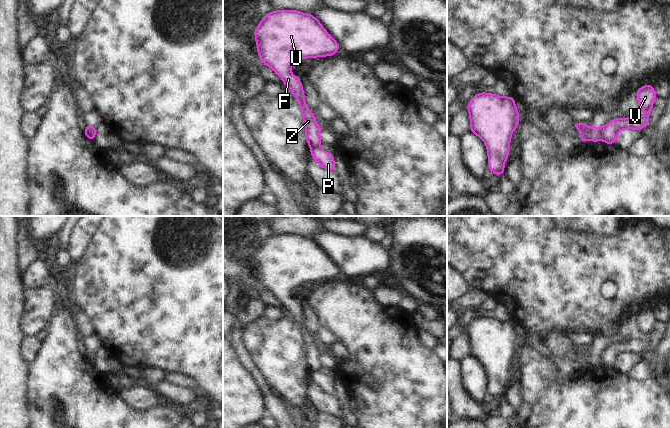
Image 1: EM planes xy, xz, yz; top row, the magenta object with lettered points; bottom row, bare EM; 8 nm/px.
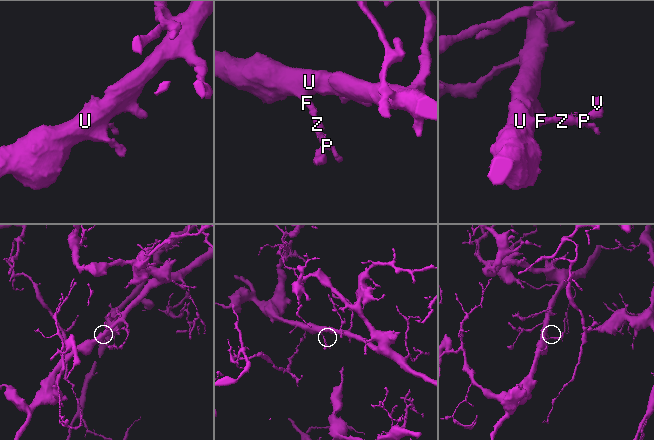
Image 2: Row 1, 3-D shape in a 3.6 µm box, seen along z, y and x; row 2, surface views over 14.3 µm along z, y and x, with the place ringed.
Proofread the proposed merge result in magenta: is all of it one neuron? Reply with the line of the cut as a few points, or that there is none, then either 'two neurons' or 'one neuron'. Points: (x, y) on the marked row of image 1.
cut in yz along (603, 127), (600, 138); two neurons

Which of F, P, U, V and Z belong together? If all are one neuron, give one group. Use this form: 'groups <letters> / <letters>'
groups F U Z / P V

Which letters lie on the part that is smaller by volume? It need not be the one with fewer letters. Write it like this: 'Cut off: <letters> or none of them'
Cut off: P, V

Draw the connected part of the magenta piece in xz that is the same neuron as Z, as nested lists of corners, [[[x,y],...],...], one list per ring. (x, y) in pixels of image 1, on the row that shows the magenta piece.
[[[296,10],[268,13],[254,31],[260,60],[282,78],[300,103],[310,148],[320,146],[322,128],[304,100],[301,80],[291,73],[291,65],[302,58],[333,56],[340,48],[312,15]]]

